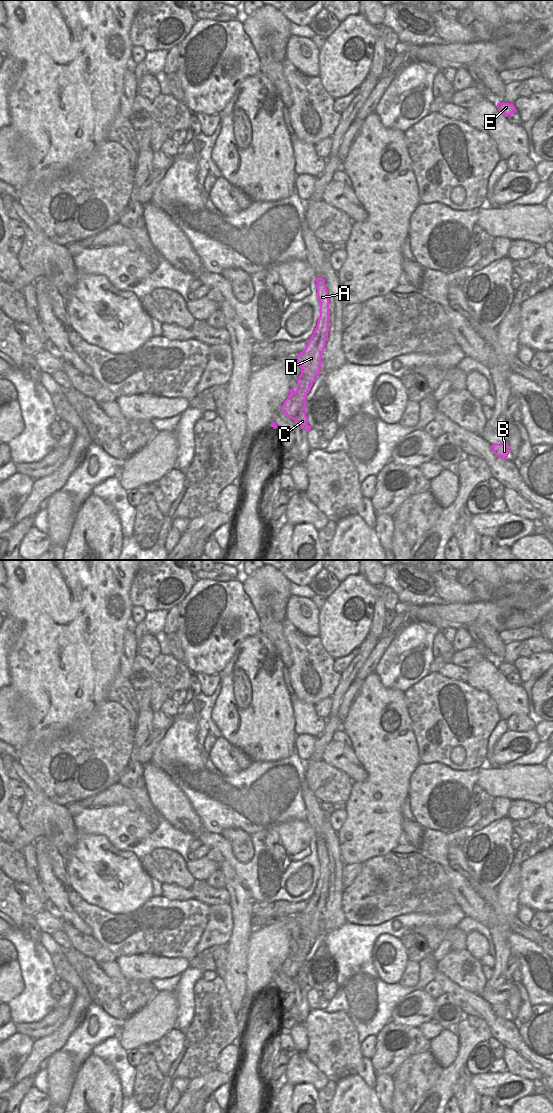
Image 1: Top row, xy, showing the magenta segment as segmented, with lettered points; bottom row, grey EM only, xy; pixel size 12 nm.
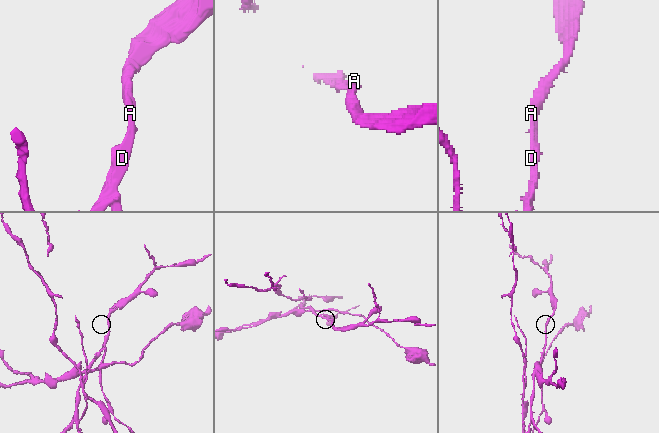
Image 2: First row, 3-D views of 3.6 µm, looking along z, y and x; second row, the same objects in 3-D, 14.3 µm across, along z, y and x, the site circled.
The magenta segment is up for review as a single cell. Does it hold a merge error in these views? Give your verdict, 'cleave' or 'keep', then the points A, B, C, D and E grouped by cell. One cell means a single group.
cleave; groups A B D E / C

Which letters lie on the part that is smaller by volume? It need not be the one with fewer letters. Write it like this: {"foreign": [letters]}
{"foreign": ["C"]}

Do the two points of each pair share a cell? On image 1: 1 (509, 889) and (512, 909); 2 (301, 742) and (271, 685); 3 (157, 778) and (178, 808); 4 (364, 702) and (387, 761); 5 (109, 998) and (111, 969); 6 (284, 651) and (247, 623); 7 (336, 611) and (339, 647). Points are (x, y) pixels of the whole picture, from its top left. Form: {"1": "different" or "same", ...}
{"1": "same", "2": "different", "3": "same", "4": "same", "5": "different", "6": "different", "7": "same"}

